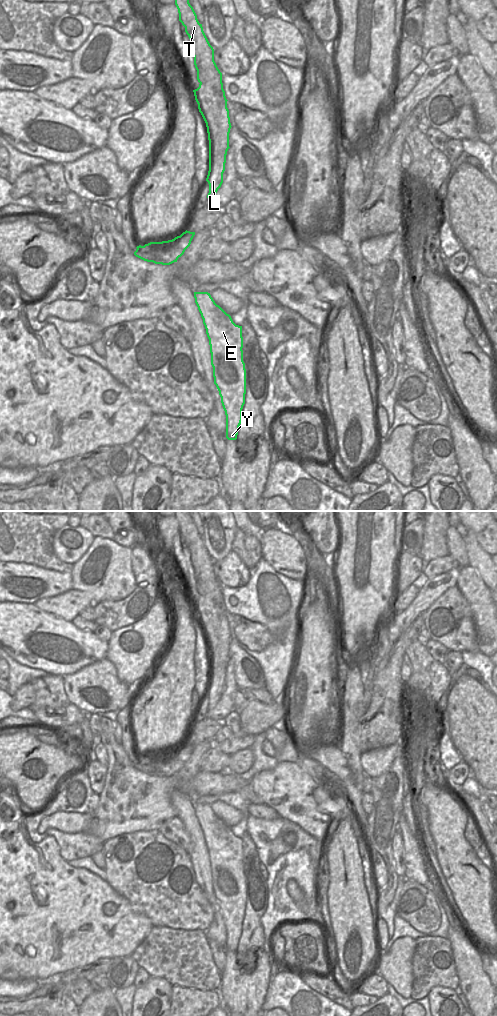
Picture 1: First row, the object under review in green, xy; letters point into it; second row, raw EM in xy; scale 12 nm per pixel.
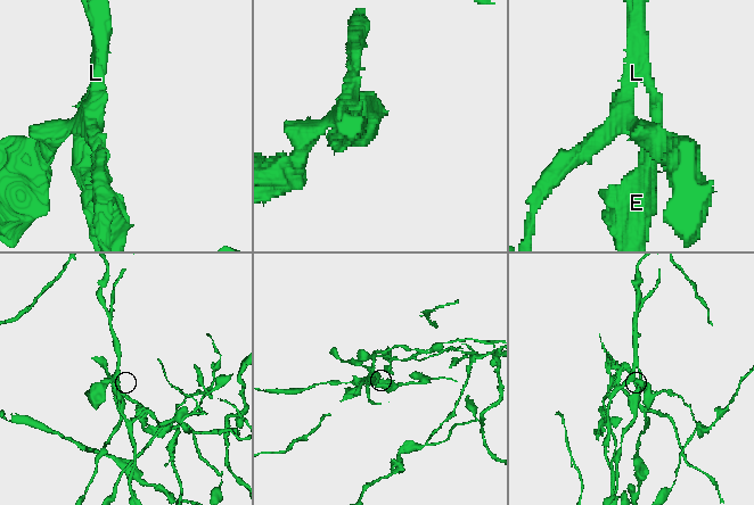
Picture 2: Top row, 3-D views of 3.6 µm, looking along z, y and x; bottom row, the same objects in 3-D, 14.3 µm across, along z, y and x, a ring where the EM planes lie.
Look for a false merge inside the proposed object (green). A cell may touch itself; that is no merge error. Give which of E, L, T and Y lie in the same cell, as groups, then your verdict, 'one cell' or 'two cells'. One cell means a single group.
E T Y / L; two cells

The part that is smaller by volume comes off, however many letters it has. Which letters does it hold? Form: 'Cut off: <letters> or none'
Cut off: E, T, Y

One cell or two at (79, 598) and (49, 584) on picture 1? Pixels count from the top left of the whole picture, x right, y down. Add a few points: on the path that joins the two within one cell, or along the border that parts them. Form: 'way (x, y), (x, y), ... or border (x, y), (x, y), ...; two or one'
border (72, 588), (53, 596), (42, 597); two

